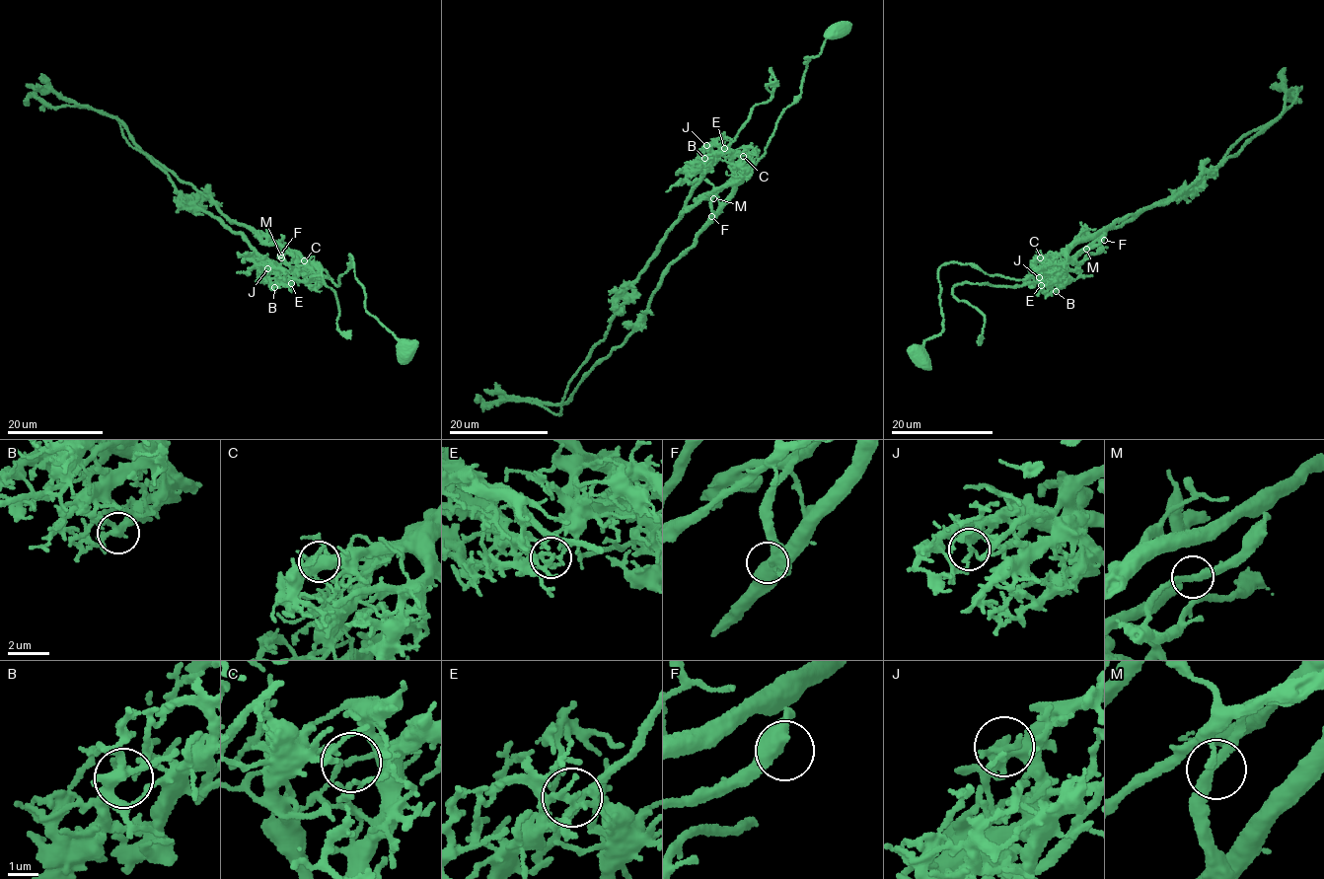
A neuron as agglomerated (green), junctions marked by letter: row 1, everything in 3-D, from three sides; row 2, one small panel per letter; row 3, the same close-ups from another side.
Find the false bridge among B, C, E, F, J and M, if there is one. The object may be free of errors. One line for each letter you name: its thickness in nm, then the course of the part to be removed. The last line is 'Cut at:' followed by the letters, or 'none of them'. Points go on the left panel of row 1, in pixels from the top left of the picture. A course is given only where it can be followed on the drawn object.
E: 170 nm | (291, 283), (183, 198), (128, 143), (119, 120), (31, 97), (26, 106)
Cut at: E

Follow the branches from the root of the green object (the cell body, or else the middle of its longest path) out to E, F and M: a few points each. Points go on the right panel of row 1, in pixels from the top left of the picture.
E: (919, 357), (944, 326), (943, 264), (974, 263), (1022, 279), (1048, 263), (1032, 265), (1041, 285)
F: (919, 357), (944, 326), (938, 267), (974, 263), (1022, 279), (1104, 240)
M: (919, 357), (944, 326), (938, 267), (974, 263), (1022, 279), (1086, 249)

